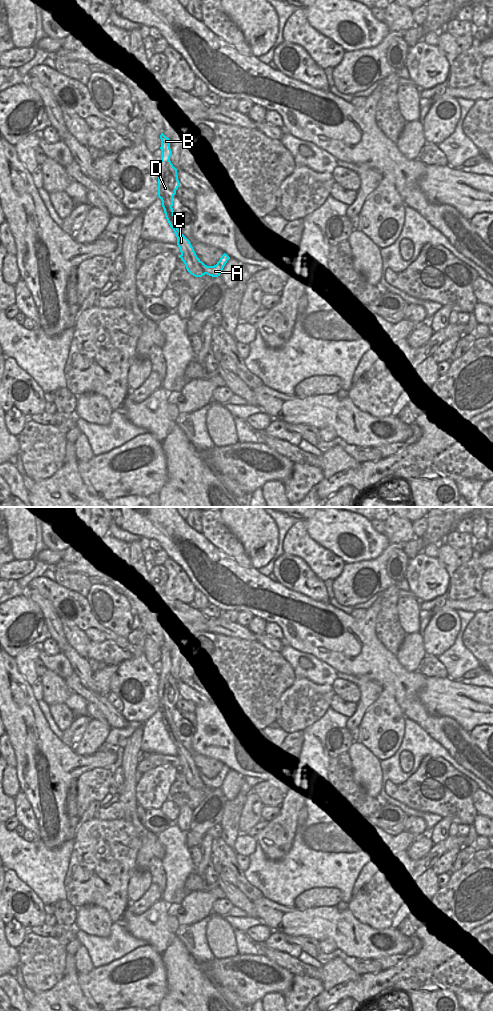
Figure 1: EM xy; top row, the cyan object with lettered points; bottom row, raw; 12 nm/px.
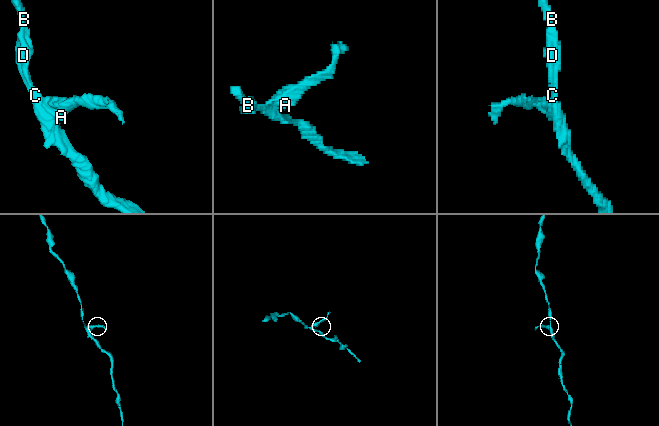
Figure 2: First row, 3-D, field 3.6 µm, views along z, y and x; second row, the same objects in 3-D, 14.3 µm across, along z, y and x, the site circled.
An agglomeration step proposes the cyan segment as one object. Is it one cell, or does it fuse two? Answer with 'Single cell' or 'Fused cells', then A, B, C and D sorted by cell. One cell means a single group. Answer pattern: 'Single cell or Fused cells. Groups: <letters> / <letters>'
Fused cells. Groups: A / B C D

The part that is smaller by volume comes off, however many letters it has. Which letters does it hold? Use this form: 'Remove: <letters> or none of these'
Remove: A

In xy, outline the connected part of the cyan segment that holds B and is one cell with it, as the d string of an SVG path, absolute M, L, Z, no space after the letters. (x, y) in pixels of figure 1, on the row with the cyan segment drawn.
M163 133L161 139L161 161L158 163L158 197L162 201L165 217L177 237L177 245L180 249L180 258L184 262L187 271L195 276L202 277L206 273L200 265L200 259L197 257L190 241L181 233L176 223L176 217L173 211L173 197L180 186L177 169L170 161L172 151L170 149L170 139Z

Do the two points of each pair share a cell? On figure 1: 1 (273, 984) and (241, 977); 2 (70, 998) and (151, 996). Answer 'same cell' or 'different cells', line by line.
1: same cell
2: different cells

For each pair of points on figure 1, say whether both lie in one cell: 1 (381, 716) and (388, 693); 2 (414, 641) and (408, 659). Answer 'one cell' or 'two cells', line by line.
1: one cell
2: one cell

